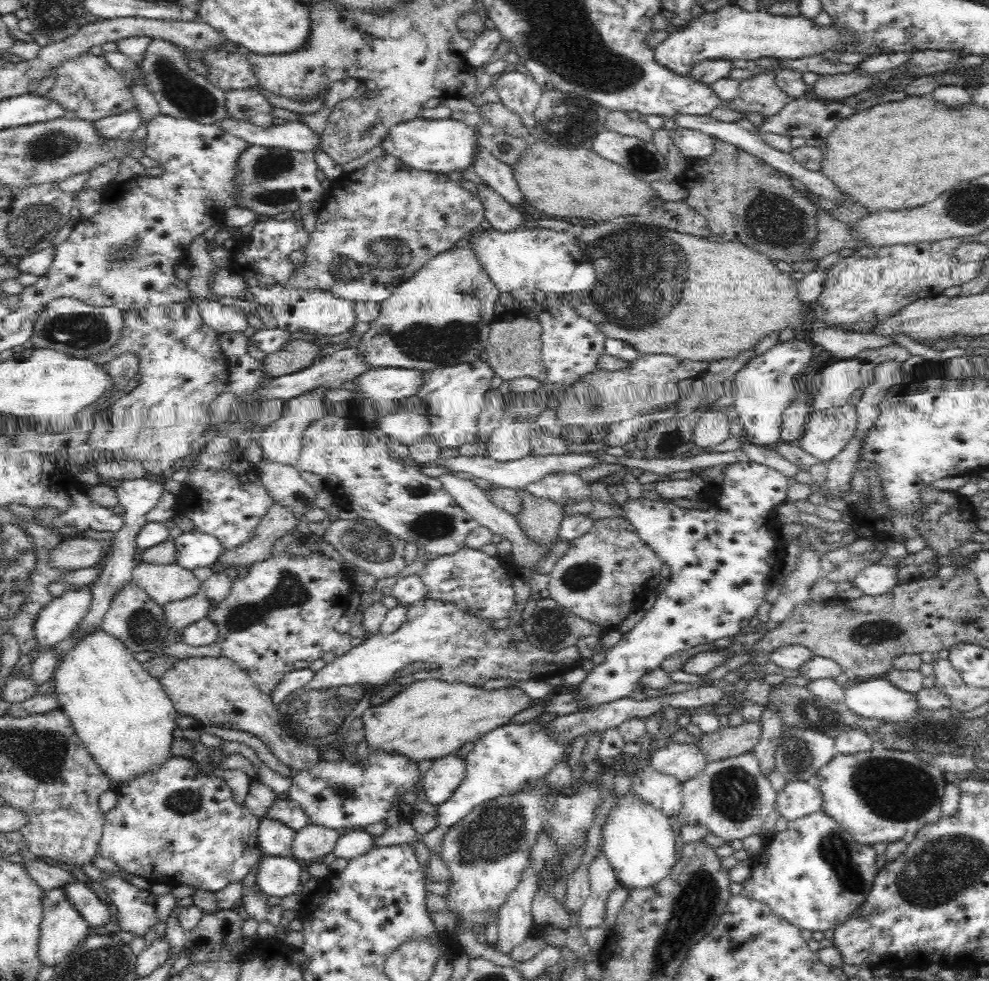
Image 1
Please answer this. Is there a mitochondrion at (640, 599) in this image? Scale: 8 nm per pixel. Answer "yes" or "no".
no

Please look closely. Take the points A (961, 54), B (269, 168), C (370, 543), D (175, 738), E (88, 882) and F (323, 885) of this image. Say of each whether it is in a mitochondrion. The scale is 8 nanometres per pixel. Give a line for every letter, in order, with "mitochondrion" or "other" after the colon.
A: other
B: mitochondrion
C: mitochondrion
D: other
E: other
F: other

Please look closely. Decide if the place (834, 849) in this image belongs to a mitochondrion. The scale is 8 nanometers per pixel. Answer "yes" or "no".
yes

